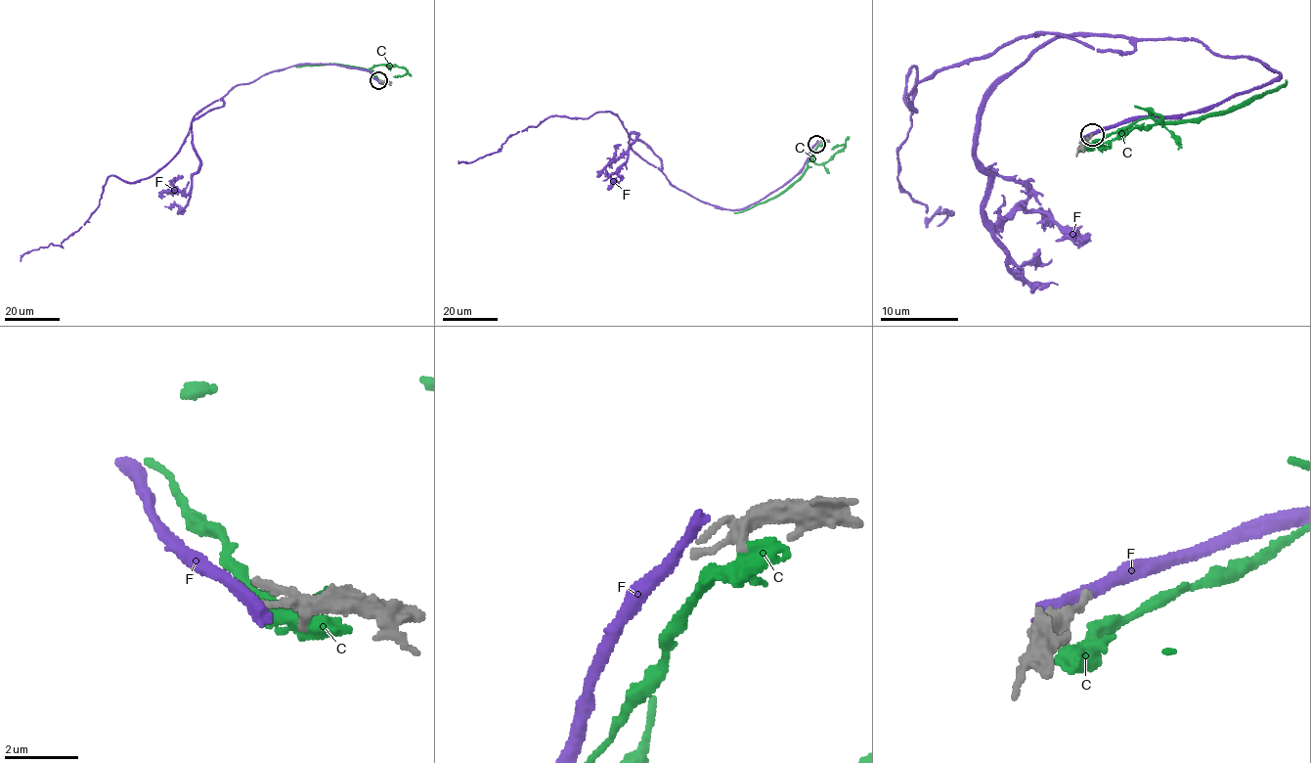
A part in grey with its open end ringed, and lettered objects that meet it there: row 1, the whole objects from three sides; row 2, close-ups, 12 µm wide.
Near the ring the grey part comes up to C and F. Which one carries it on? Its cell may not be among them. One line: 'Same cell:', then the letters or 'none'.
Same cell: none

